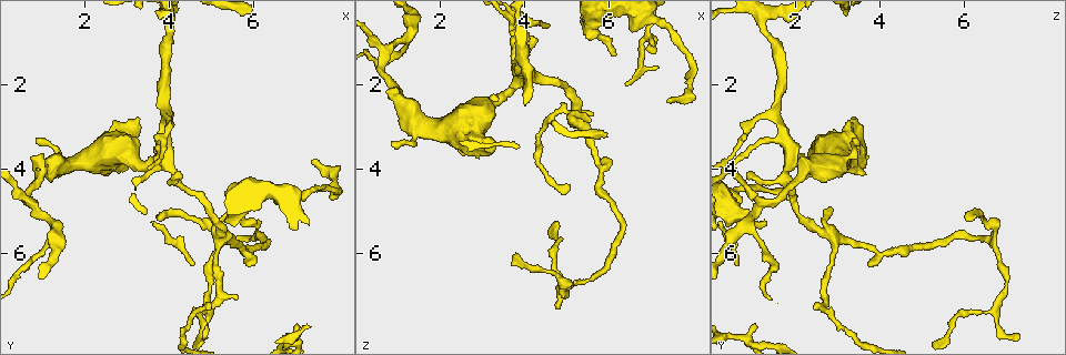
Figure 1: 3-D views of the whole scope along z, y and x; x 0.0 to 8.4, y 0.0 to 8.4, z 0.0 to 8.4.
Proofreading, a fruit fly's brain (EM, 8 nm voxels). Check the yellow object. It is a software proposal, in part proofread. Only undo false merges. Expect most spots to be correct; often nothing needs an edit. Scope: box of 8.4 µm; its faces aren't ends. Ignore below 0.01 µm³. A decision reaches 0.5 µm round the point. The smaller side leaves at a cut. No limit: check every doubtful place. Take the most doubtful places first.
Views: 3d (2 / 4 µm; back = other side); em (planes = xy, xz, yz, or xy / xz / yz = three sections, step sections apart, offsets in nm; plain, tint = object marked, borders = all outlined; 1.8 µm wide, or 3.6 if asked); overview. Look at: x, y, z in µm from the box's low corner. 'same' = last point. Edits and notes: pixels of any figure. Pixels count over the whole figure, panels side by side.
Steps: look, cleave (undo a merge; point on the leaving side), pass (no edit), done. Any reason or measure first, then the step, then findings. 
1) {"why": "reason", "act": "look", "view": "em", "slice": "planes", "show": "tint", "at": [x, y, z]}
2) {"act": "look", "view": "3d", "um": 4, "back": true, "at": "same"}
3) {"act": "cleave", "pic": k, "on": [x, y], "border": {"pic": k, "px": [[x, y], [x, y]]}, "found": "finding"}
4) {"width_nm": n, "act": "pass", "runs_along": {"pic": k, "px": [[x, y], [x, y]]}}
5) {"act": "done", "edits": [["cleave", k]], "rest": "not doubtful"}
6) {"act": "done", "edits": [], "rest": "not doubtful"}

{"why": "looks like a crossing", "act": "look", "view": "3d", "um": 2, "back": true, "at": [3.90, 3.00, 1.70]}

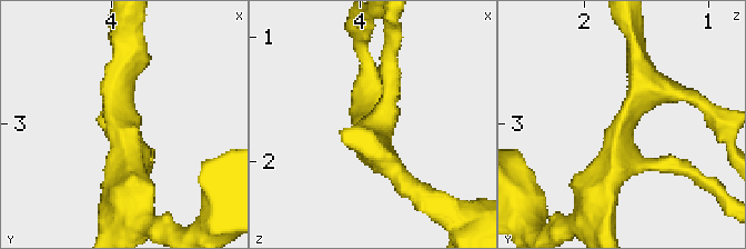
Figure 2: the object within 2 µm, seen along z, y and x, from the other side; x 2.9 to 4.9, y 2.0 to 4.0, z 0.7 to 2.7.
{"arms": 4, "act": "look", "view": "em", "slice": "xz", "step": 8, "show": "tint", "at": [3.86, 3.02, 1.68]}

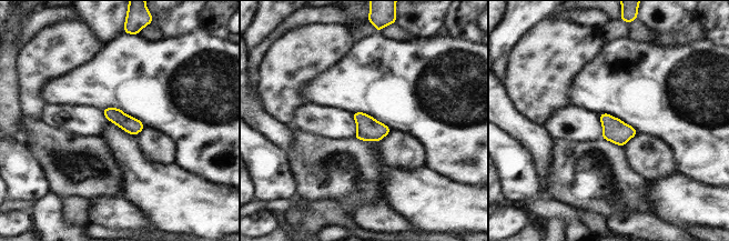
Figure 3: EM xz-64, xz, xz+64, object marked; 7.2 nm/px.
{"why": "cut it another way", "act": "look", "view": "em", "slice": "planes", "show": "tint", "at": "same"}

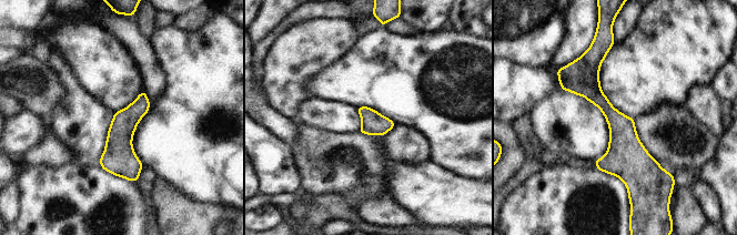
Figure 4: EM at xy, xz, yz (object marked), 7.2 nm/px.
{"act": "pass", "runs_along": {"pic": 4, "px": [[601, 54], [592, 91], [622, 128], [629, 184]]}, "found": "continuous, no second cell"}

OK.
{"why": "two arms in line, one across", "act": "look", "view": "3d", "um": 2, "back": true, "at": [5.25, 5.60, 2.90]}

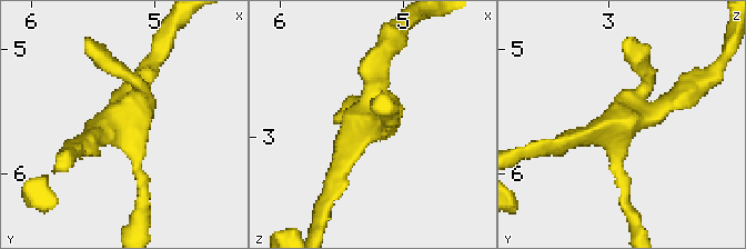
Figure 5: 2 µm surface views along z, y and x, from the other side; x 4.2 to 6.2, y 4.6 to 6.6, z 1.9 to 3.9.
{"act": "look", "view": "em", "slice": "planes", "show": "tint", "at": [5.24, 5.58, 2.88]}

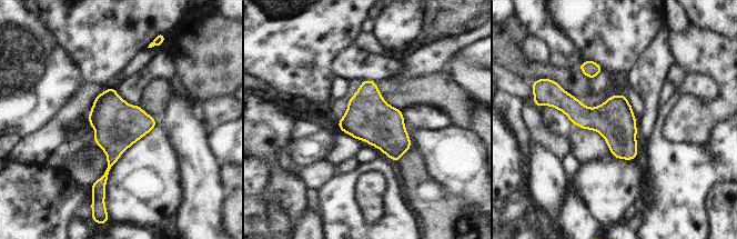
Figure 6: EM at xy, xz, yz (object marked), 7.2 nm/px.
{"act": "pass", "found": "all the same cell"}

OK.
{"why": "abrupt turn", "act": "look", "view": "3d", "um": 2, "back": true, "at": [1.20, 5.25, 1.00]}

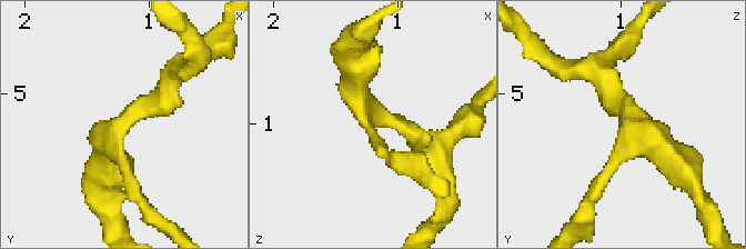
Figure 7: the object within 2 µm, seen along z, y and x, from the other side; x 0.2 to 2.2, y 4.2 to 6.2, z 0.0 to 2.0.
{"why": "now the EM", "act": "look", "view": "em", "slice": "yz", "step": 16, "show": "tint", "at": [1.22, 5.24, 0.94]}

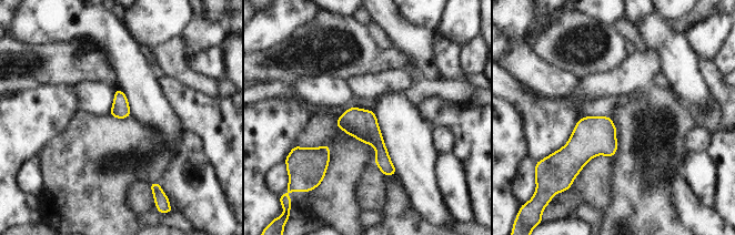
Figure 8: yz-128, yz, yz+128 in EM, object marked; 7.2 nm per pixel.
{"act": "pass", "found": "all the same cell"}

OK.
{"act": "done", "edits": [], "rest": "not doubtful"}

